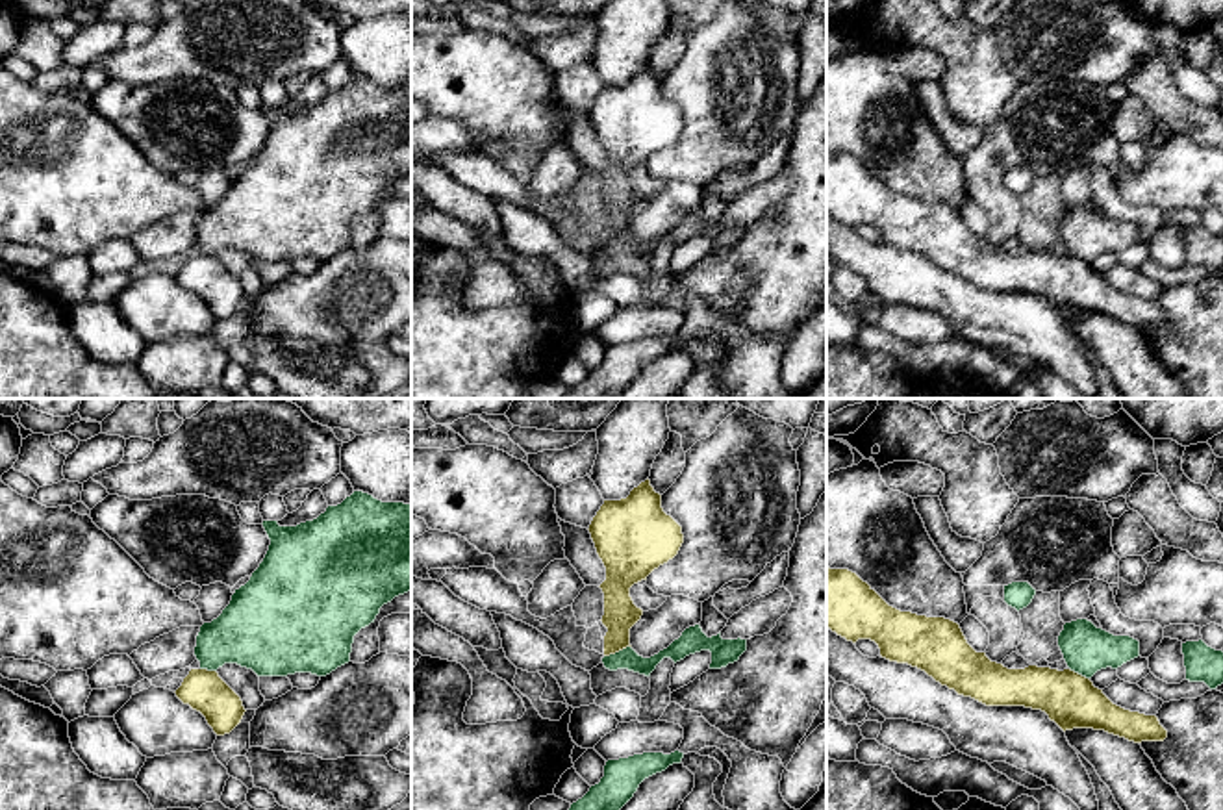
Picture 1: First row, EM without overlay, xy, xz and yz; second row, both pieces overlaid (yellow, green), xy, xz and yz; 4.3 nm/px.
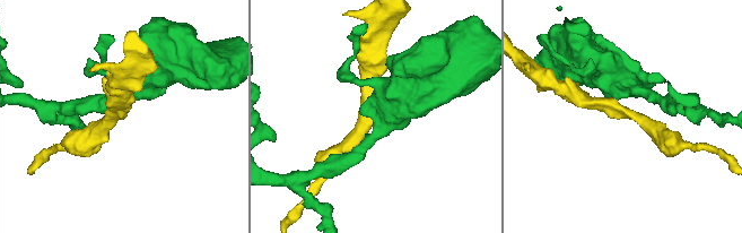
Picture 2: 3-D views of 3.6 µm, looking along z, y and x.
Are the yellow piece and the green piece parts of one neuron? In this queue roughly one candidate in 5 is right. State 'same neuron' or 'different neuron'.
different neuron

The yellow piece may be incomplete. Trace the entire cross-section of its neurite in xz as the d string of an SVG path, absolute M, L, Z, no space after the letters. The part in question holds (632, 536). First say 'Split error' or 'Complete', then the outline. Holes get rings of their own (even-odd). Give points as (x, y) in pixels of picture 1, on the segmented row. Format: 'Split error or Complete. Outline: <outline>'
Complete. Outline: M649 478L634 487L626 499L604 500L587 530L606 567L606 580L599 588L604 593L604 615L600 621L608 628L604 656L610 656L632 647L630 628L643 615L643 610L630 597L630 588L673 560L684 543L684 534L682 526L663 512L662 495L654 491Z

